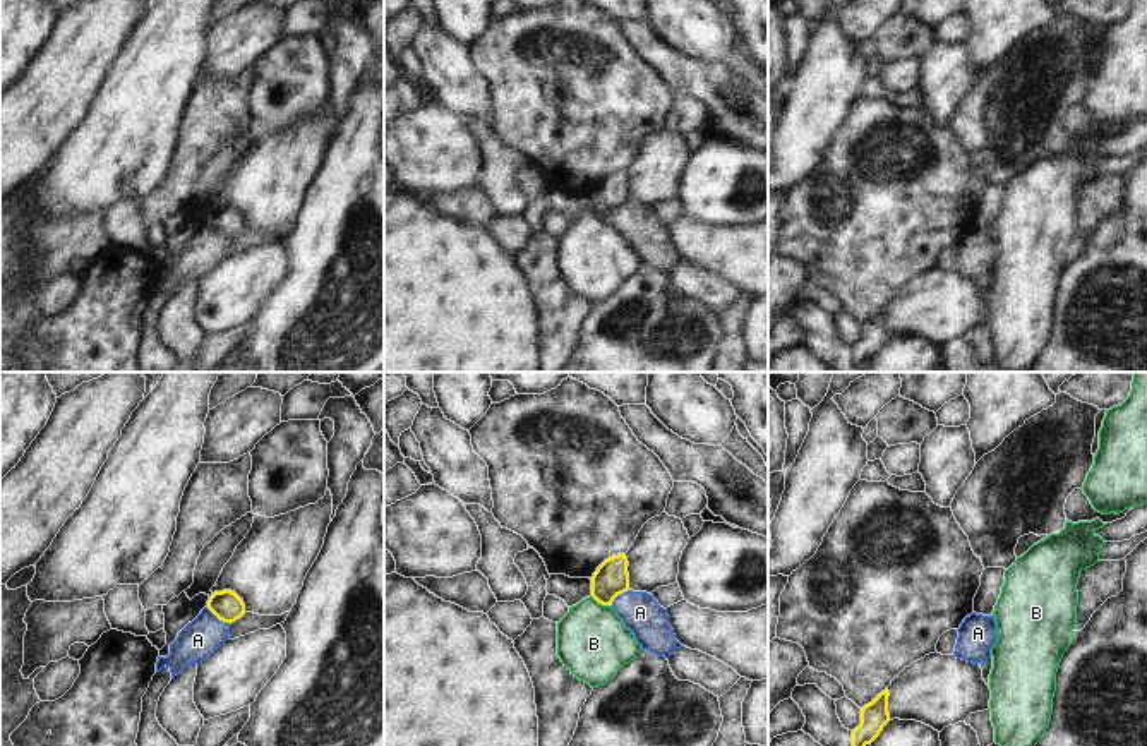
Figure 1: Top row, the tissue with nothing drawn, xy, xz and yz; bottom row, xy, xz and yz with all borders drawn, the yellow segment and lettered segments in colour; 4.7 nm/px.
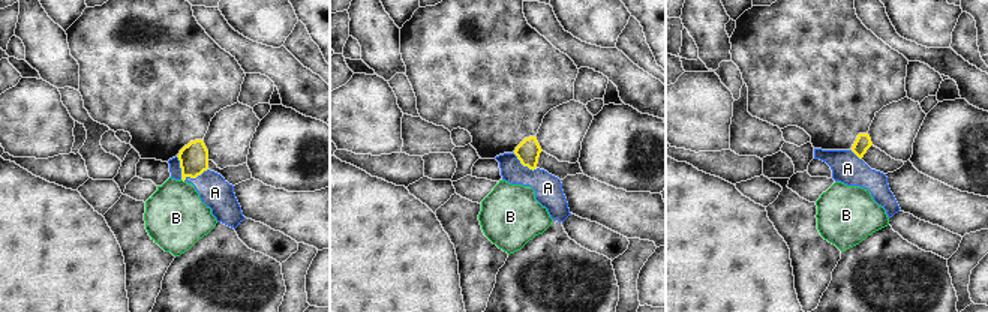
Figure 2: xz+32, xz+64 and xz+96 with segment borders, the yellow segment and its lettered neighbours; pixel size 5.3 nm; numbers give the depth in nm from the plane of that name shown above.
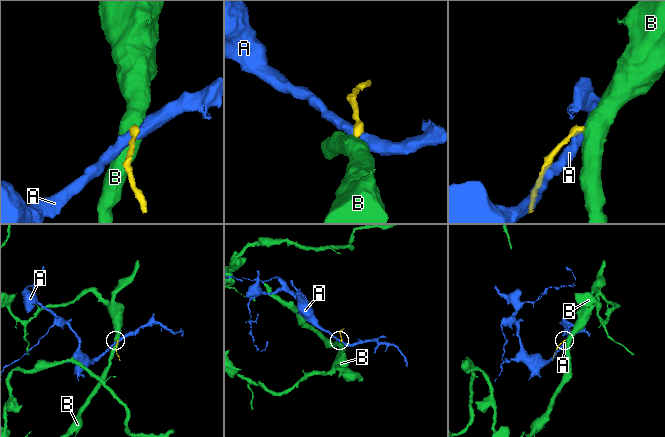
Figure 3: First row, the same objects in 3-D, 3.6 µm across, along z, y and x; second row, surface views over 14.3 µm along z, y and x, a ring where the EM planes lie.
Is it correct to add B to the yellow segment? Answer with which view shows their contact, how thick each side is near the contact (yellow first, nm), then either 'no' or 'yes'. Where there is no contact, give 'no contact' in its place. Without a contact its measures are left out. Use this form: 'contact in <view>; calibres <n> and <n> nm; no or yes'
contact in xz; calibres 160 and 340 nm; no

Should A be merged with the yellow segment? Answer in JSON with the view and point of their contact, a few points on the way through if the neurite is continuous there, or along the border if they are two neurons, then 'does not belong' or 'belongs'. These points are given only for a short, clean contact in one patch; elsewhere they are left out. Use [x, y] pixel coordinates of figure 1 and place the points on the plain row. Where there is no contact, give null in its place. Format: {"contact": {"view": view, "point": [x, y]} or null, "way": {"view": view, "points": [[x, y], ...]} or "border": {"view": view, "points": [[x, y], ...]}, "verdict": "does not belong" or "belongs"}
{"contact": {"view": "xy", "point": [218, 234]}, "border": {"view": "xy", "points": [[206, 223], [220, 235], [230, 239]]}, "verdict": "does not belong"}

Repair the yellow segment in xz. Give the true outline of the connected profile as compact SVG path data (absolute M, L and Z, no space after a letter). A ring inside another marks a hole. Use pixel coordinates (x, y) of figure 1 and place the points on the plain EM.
M617 170L605 175L592 196L592 213L602 221L612 221L614 214L629 206L626 170Z

